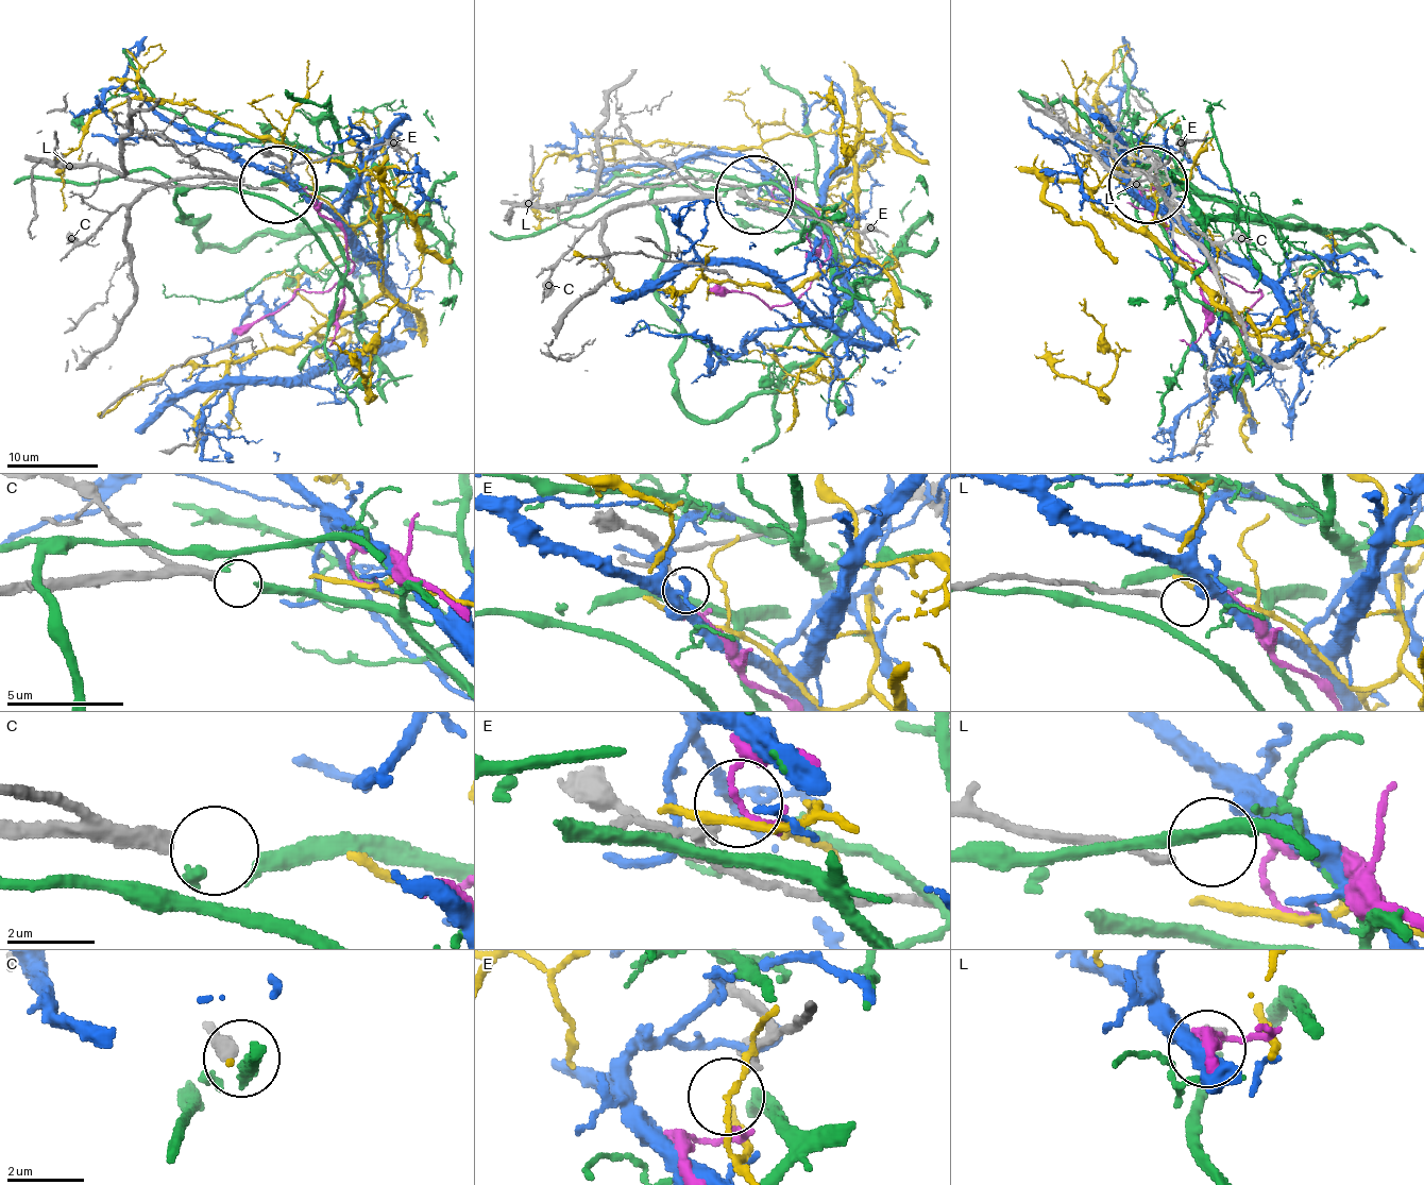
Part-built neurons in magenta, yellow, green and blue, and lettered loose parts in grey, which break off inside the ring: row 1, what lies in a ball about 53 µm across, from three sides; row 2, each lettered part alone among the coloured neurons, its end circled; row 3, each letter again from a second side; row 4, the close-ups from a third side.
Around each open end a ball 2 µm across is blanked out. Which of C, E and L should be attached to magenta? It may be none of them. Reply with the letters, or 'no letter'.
no letter

